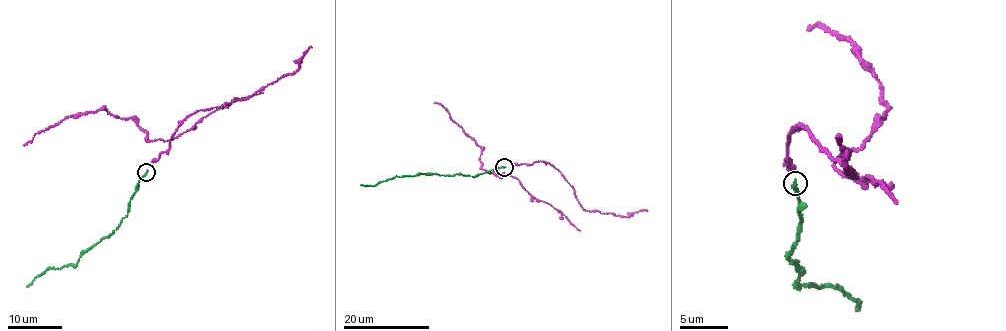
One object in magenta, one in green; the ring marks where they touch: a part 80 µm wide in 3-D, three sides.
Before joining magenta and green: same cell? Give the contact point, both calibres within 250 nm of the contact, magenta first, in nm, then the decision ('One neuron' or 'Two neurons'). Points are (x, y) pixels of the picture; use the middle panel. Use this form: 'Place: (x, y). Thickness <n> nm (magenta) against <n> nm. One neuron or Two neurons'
Place: (504, 167). Thickness 40 nm (magenta) against 180 nm. One neuron

